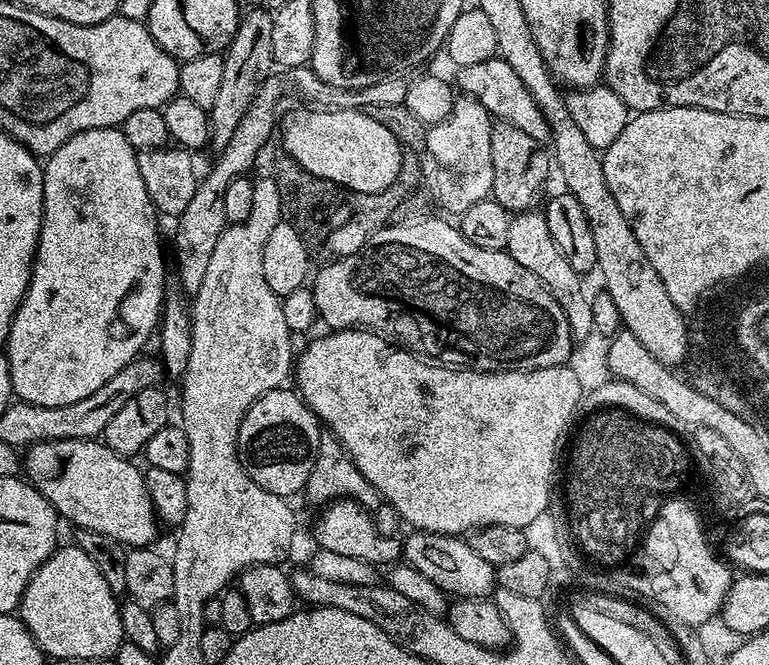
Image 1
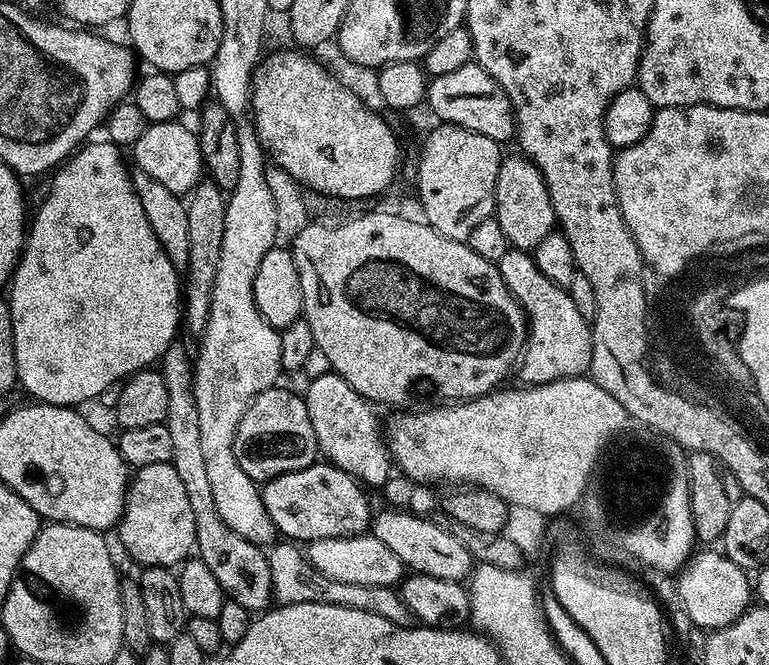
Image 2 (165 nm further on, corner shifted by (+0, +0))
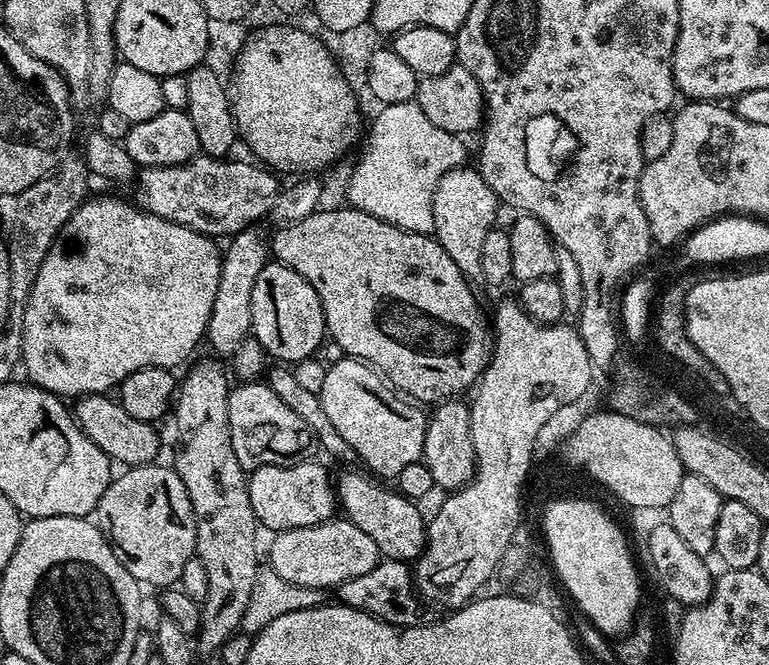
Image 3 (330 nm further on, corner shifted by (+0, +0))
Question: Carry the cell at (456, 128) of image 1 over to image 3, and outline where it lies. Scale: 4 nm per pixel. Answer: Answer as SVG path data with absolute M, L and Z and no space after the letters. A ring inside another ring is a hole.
M461 166L450 170L438 182L436 193L432 199L434 210L434 235L436 241L454 258L454 266L462 270L469 281L476 282L482 277L482 245L486 234L497 223L496 207L498 201L494 190L482 178L475 167Z

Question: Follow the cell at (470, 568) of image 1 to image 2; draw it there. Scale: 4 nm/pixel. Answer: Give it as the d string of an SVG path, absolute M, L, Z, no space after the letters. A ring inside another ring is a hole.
M383 510L377 511L372 517L370 534L378 538L389 550L394 550L403 562L405 569L412 572L430 574L434 578L463 581L464 575L474 568L474 561L462 543L448 532L443 523L435 524L432 520L423 520L415 516L412 510Z

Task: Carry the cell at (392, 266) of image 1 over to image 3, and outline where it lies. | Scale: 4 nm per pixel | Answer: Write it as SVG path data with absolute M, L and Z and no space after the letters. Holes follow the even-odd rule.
M343 206L336 209L317 210L311 212L306 218L302 218L293 224L286 224L275 229L277 232L270 236L270 252L279 263L285 264L287 268L294 269L318 294L322 302L322 314L324 315L324 327L331 343L342 346L345 357L362 360L371 364L387 383L396 389L397 393L411 398L424 406L435 406L444 400L463 397L464 391L471 389L479 381L484 373L484 367L492 358L492 345L494 343L494 332L490 327L490 320L484 317L480 304L476 301L476 292L467 276L454 266L454 258L442 250L440 243L436 241L435 235L423 236L417 232L407 232L390 222L382 222L370 214L351 206Z

